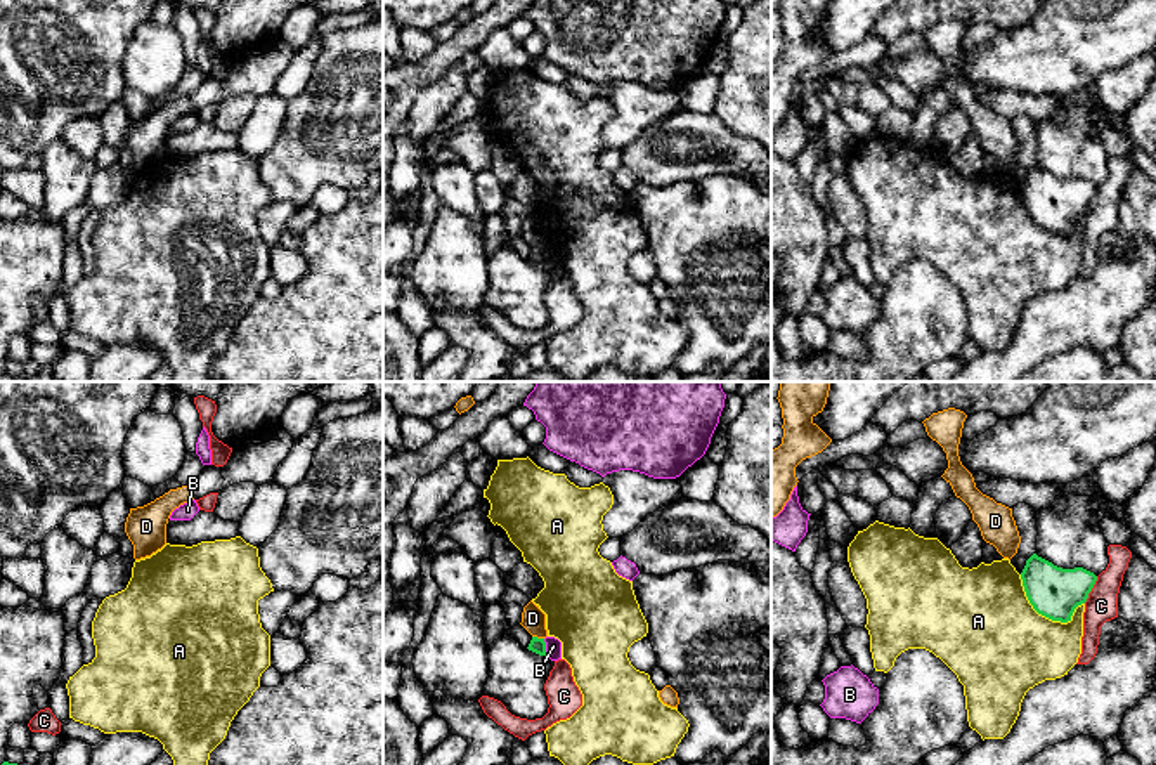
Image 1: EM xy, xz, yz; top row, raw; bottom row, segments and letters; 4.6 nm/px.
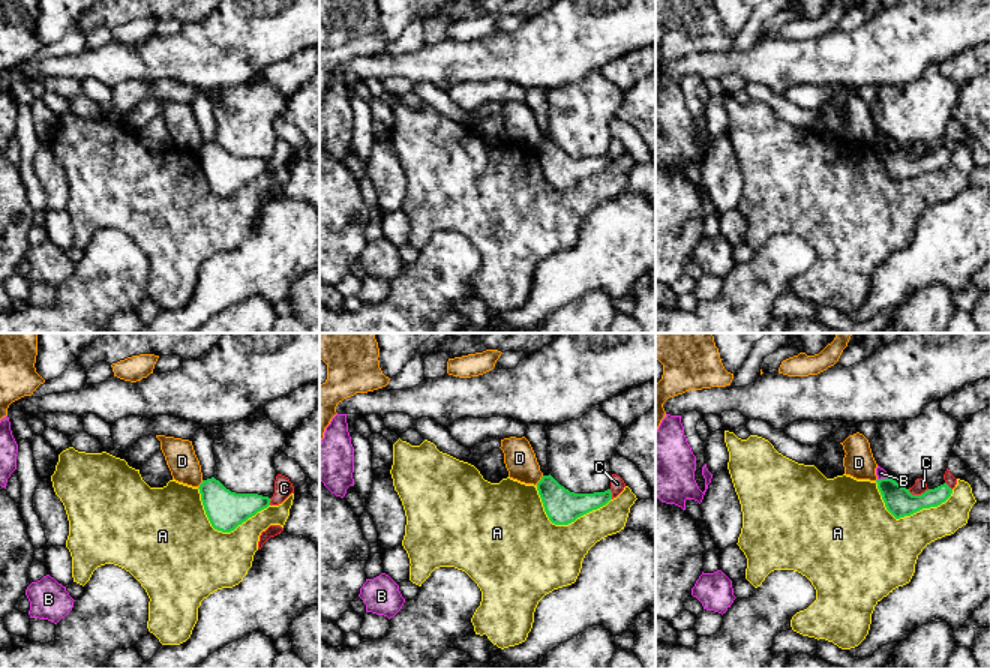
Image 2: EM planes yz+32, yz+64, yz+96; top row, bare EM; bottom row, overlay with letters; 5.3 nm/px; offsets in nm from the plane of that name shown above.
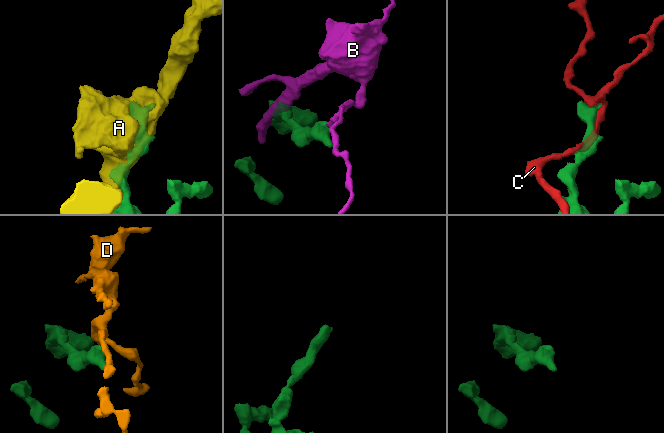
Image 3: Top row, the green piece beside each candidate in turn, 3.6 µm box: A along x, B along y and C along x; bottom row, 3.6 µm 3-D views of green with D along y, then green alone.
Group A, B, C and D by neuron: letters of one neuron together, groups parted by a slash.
A / B / C / D

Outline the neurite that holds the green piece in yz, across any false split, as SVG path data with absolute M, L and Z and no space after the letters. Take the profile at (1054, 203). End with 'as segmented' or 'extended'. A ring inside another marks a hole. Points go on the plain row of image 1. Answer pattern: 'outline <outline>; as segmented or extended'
outline M1033 165L1021 184L1026 208L1033 220L1068 234L1075 220L1087 213L1097 187L1083 179L1062 180Z; as segmented

